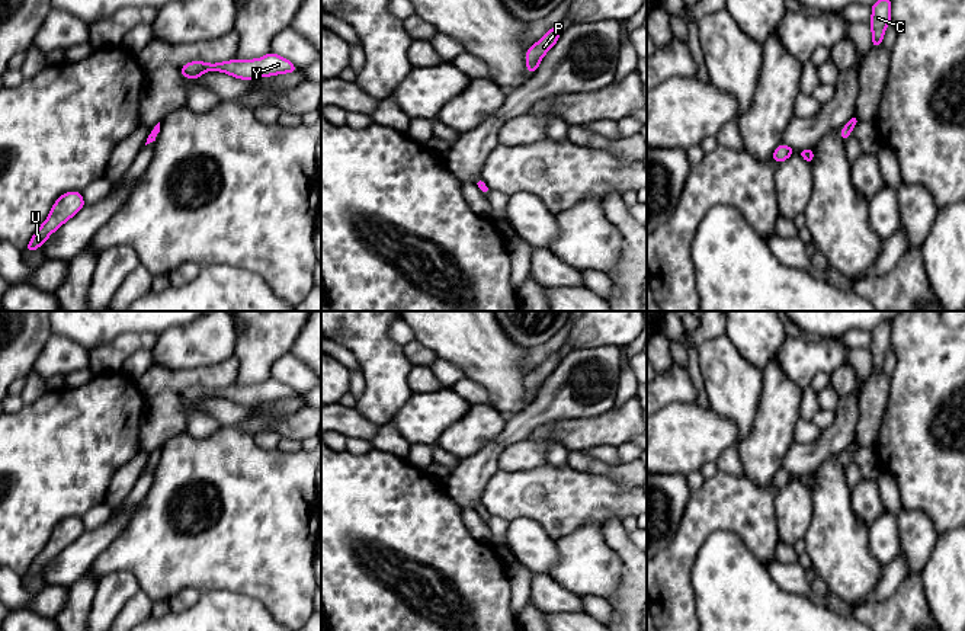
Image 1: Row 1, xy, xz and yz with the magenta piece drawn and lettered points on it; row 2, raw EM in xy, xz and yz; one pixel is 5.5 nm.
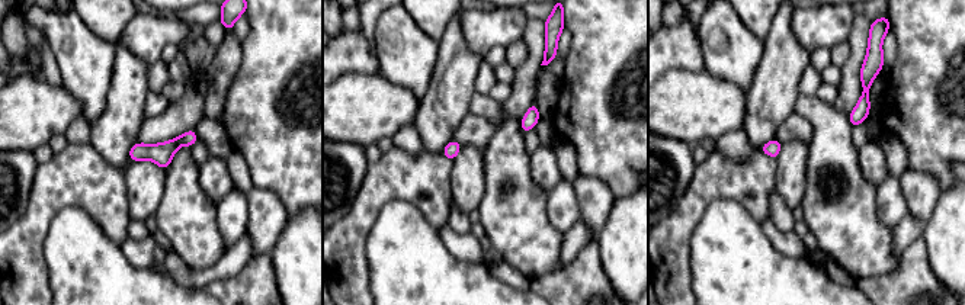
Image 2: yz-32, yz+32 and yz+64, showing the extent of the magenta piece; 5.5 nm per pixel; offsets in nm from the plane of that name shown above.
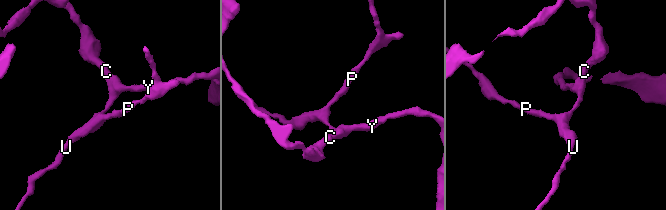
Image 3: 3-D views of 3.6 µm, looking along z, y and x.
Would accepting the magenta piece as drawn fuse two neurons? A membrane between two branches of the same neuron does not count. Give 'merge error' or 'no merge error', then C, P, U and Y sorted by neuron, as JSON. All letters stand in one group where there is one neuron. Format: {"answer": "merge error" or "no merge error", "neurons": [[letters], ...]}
{"answer": "no merge error", "neurons": [["C", "P", "U", "Y"]]}

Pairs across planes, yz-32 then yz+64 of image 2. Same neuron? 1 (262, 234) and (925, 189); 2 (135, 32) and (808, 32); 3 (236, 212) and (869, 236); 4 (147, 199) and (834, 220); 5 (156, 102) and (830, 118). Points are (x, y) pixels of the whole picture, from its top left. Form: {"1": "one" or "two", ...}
{"1": "one", "2": "one", "3": "two", "4": "two", "5": "one"}

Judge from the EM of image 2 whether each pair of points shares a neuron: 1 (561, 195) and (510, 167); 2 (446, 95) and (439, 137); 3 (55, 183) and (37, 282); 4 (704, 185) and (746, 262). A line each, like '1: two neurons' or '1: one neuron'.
1: two neurons
2: one neuron
3: one neuron
4: two neurons

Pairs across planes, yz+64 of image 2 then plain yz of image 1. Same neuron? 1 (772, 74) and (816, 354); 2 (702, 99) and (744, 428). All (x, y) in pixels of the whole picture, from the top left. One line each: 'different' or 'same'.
1: different
2: different

